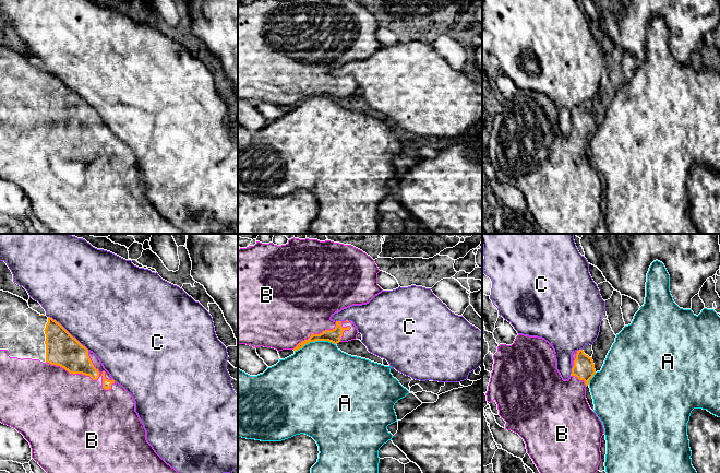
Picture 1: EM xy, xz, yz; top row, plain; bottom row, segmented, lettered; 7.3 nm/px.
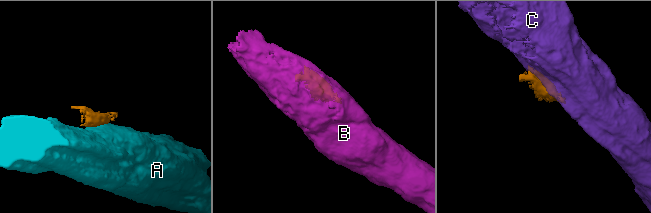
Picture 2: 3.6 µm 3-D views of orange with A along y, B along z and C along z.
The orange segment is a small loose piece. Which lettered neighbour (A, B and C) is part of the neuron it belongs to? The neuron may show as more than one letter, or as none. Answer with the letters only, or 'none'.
B

